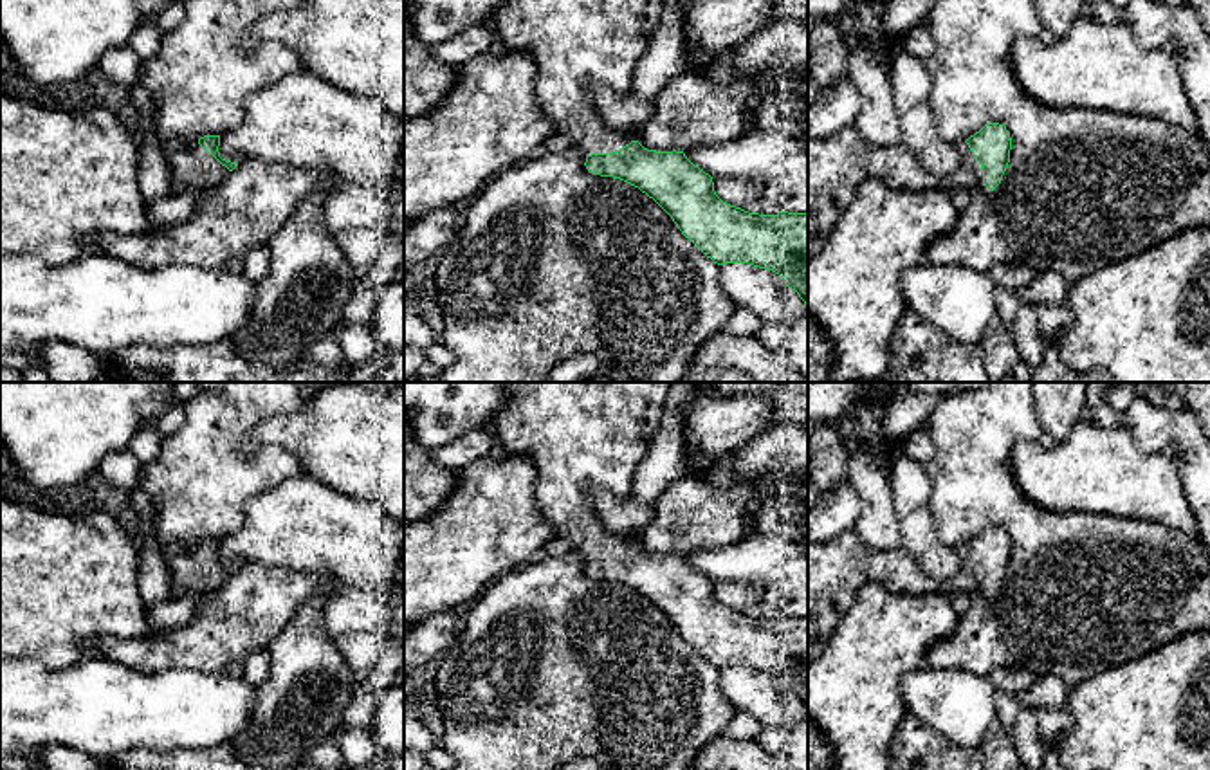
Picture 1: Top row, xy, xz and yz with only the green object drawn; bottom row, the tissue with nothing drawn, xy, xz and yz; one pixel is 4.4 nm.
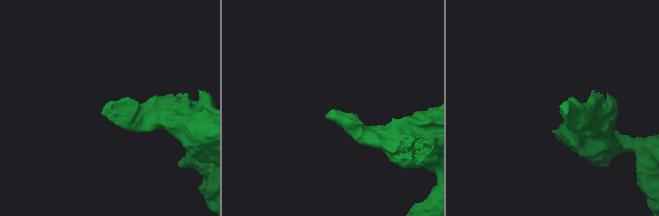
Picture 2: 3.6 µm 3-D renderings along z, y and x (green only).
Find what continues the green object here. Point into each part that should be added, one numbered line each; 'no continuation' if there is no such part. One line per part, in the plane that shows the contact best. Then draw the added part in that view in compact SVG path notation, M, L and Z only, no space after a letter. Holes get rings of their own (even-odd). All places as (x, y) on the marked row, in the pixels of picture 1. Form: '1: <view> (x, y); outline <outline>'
1: xz (576, 44); outline M505 0L494 13L496 34L512 50L523 49L534 56L537 67L536 96L543 114L555 130L572 139L584 155L619 151L631 141L638 141L638 130L631 133L610 128L597 114L590 87L602 83L619 96L633 92L633 74L644 56L665 0Z

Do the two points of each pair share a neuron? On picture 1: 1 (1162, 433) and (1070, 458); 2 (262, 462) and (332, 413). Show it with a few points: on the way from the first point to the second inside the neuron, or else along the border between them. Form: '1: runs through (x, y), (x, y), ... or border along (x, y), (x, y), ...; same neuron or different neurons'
1: border along (1122, 424), (1140, 449), (1176, 451); different neurons
2: border along (249, 430), (246, 457), (278, 446), (302, 471); different neurons

